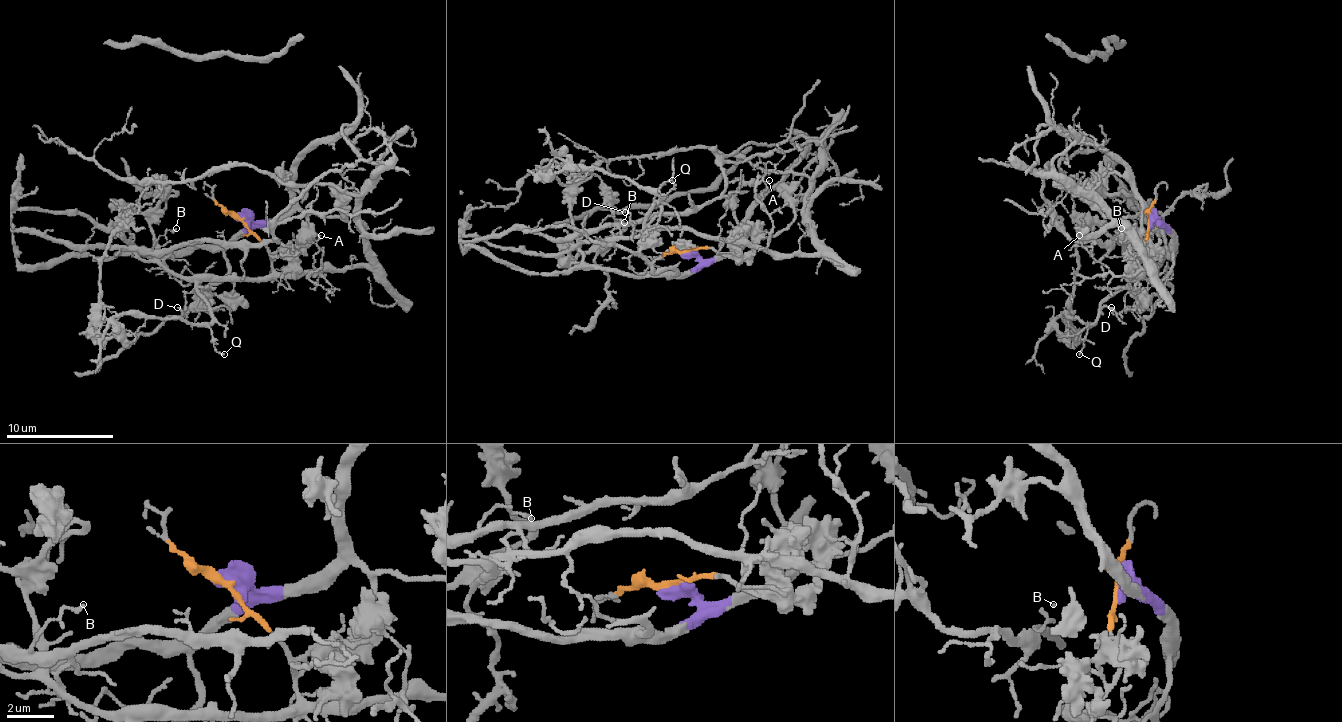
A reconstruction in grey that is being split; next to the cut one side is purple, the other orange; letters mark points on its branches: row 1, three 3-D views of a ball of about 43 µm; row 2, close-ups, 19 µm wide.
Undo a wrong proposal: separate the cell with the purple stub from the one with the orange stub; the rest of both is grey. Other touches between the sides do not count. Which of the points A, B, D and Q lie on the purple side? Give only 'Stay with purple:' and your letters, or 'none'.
Stay with purple: B

